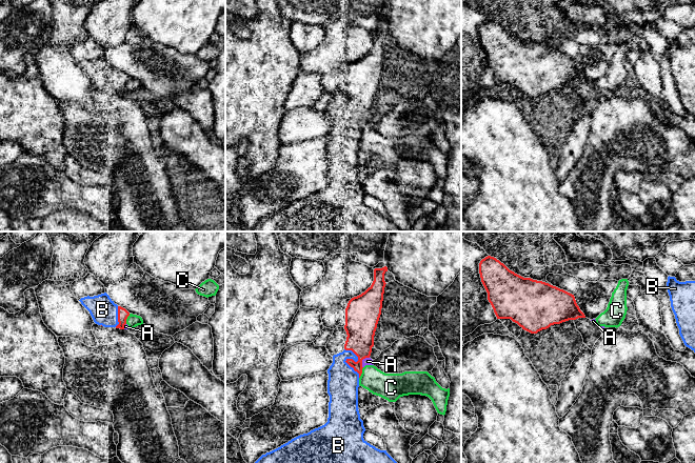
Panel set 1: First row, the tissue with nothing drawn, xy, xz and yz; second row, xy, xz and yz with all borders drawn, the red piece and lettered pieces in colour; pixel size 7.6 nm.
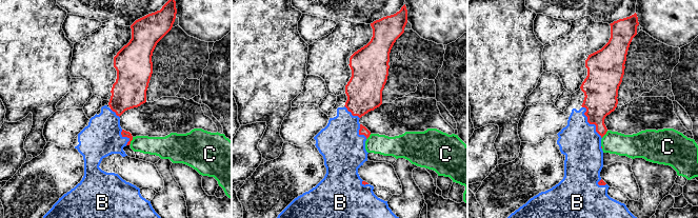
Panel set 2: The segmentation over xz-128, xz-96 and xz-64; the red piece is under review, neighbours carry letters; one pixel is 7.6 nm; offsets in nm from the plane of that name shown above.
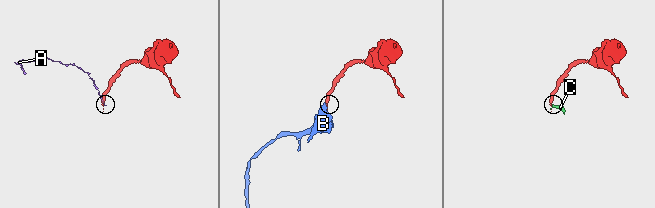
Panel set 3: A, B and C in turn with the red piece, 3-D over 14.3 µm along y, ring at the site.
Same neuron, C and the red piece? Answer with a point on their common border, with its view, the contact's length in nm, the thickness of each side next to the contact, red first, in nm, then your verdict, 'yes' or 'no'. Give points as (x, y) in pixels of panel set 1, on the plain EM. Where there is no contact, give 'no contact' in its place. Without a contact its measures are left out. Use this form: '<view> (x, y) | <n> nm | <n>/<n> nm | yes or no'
xz (361, 137) | 90 nm | 200/200 nm | no

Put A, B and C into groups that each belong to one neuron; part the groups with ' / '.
A C / B

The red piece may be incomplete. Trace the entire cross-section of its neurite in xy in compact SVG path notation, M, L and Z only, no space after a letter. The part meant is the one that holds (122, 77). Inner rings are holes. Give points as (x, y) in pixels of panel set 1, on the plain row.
M106 57L94 61L87 60L79 65L90 76L96 88L124 94L130 77L115 68Z

